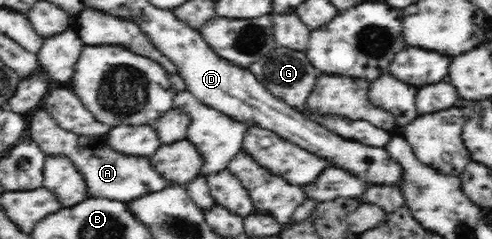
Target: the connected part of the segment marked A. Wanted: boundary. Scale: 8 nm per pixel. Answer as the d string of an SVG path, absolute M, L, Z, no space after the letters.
M42 106L31 116L28 132L31 139L35 140L45 155L65 155L73 160L75 167L83 175L90 196L103 196L109 200L125 202L140 199L141 196L159 192L169 188L172 184L168 178L156 171L152 158L133 156L115 151L107 136L87 136L65 130L49 115L49 111Z

